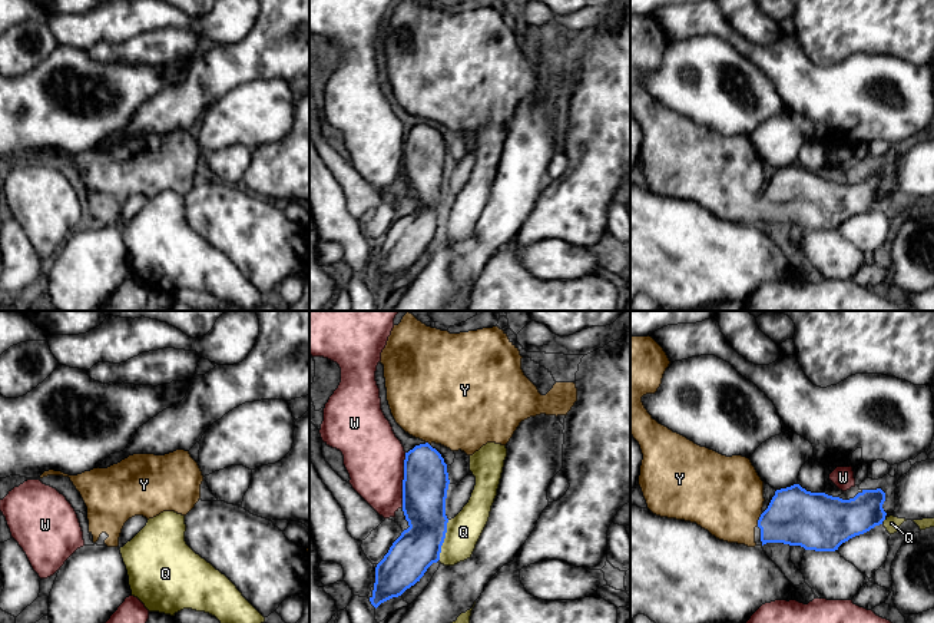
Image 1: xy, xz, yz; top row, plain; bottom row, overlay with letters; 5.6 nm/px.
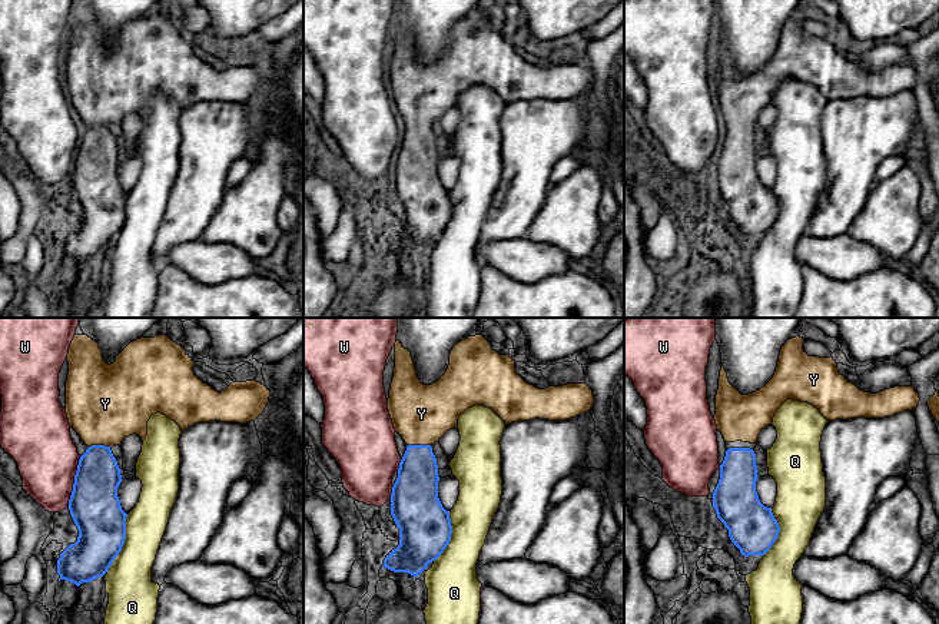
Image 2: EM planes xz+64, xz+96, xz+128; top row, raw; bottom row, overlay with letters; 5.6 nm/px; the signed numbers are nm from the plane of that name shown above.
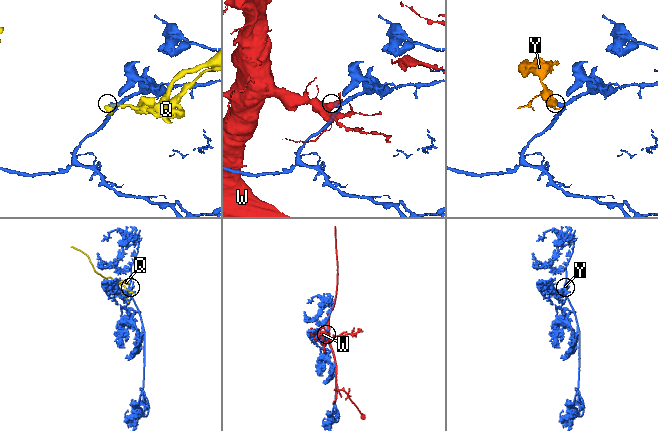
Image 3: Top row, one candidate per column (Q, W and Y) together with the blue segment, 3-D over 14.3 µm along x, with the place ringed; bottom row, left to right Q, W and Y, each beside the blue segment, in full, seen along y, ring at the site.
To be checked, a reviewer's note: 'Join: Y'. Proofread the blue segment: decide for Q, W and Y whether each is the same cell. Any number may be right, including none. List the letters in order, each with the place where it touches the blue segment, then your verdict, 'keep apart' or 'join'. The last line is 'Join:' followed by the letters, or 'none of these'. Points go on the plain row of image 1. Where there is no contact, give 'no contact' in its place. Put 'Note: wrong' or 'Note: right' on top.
Note: right
Q: xz (443, 219) | keep apart
W: xz (403, 159) | keep apart
Y: yz (759, 198) | join
Join: Y

